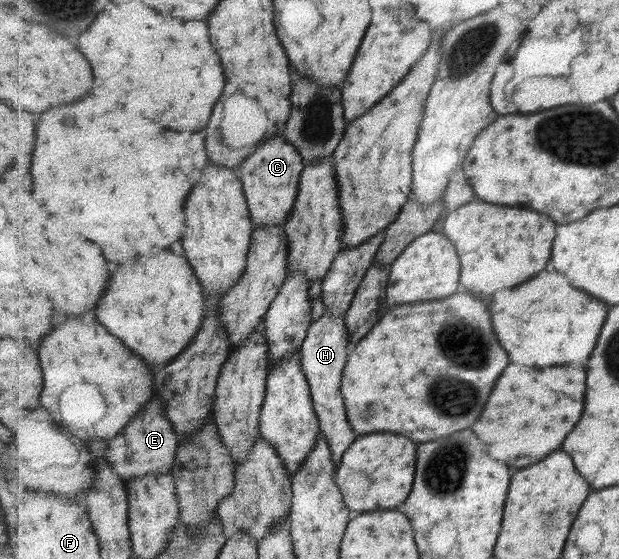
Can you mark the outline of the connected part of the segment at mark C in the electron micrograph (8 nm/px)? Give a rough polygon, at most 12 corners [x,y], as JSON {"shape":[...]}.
{"shape":[[281,134],[239,166],[255,227],[285,225],[304,171]]}

